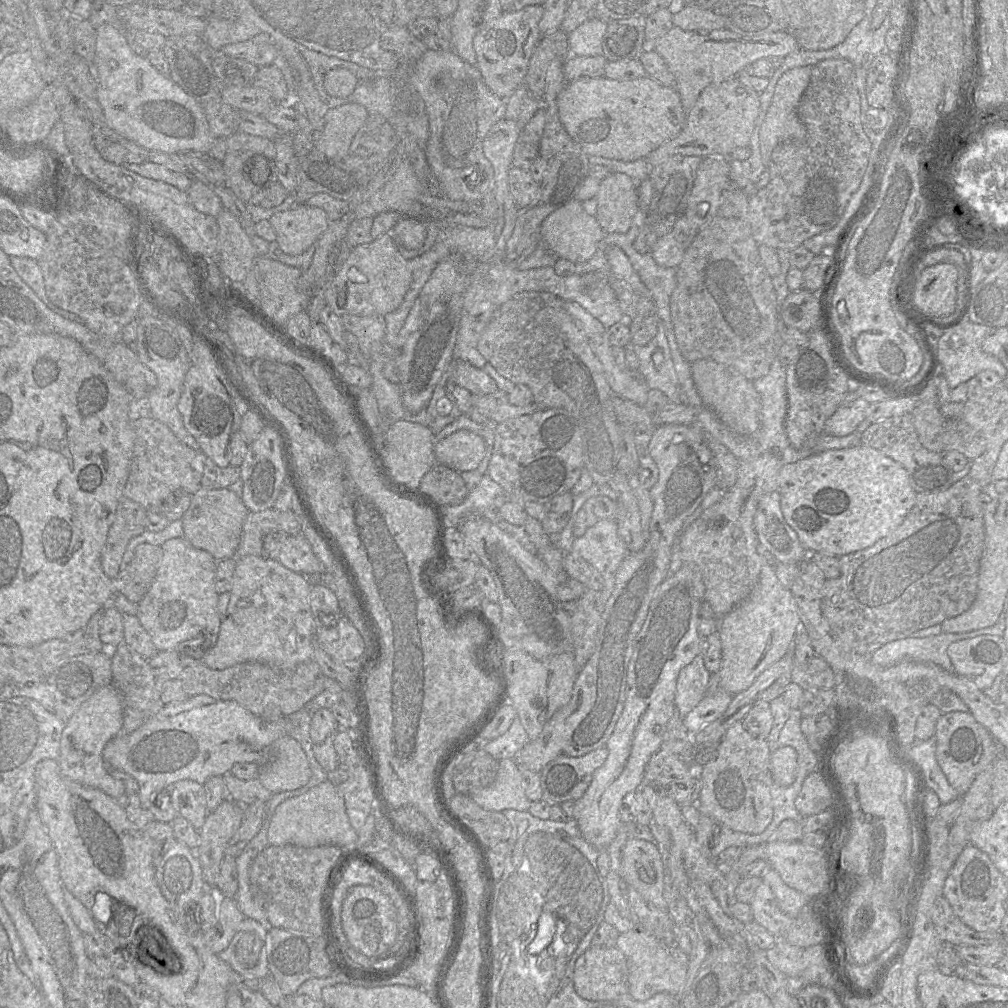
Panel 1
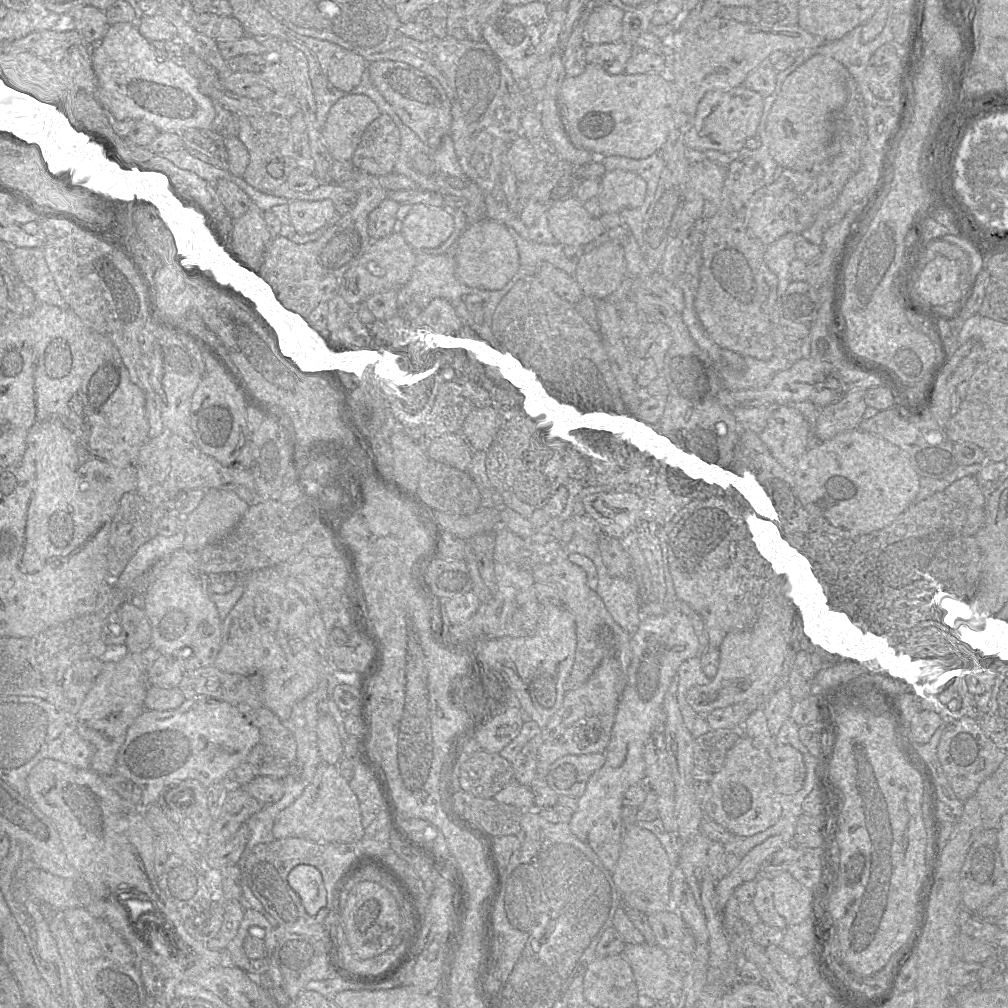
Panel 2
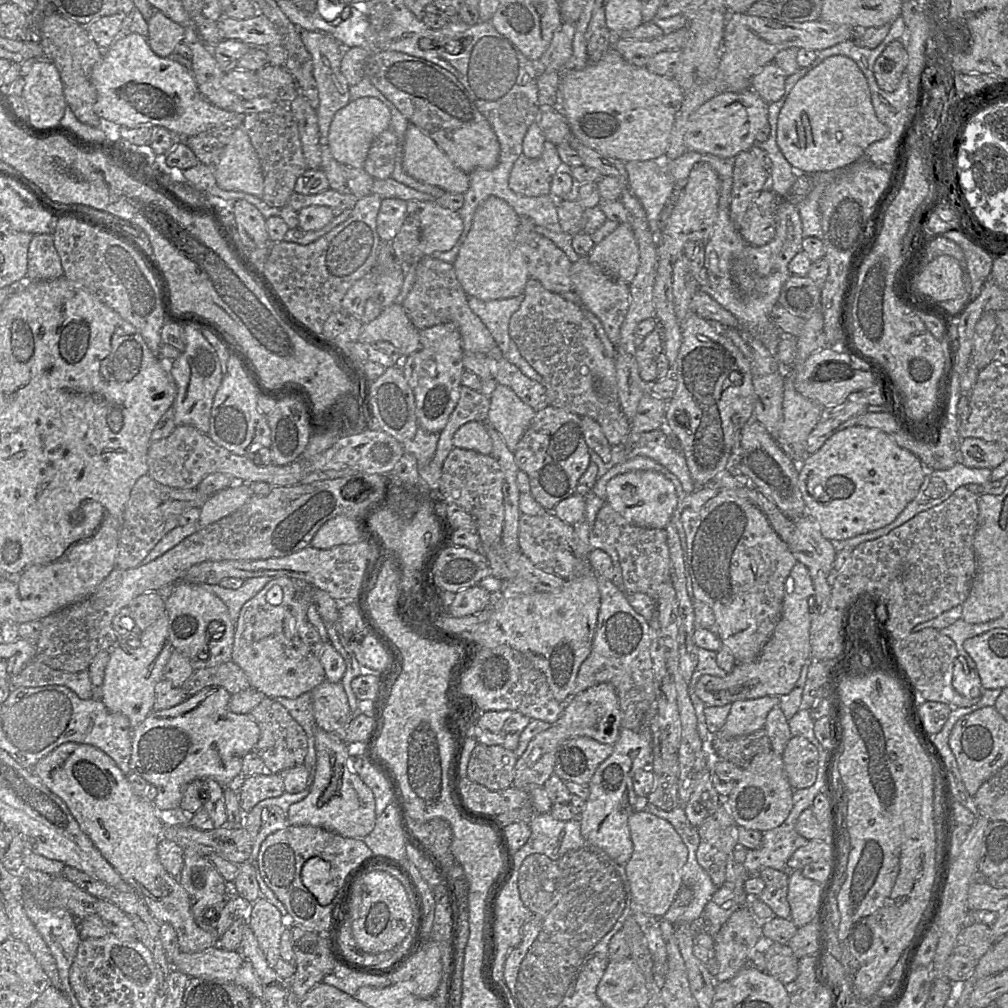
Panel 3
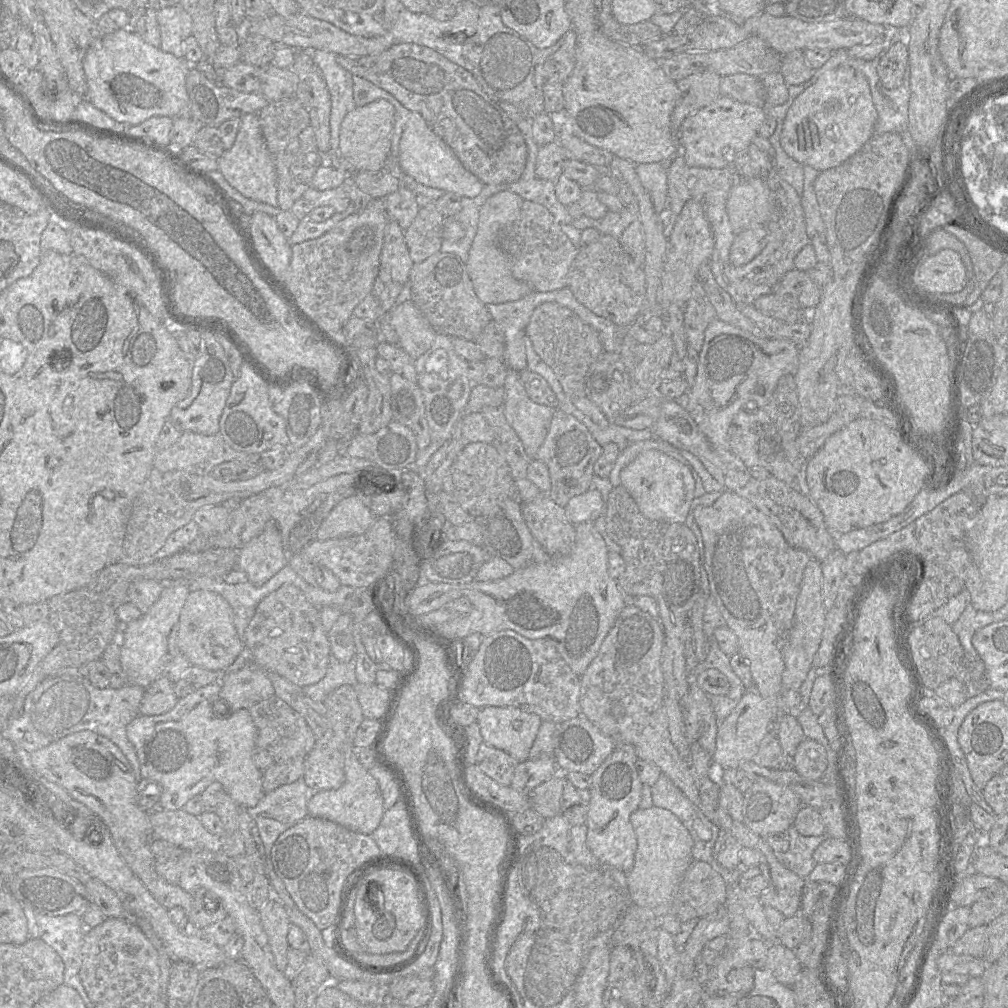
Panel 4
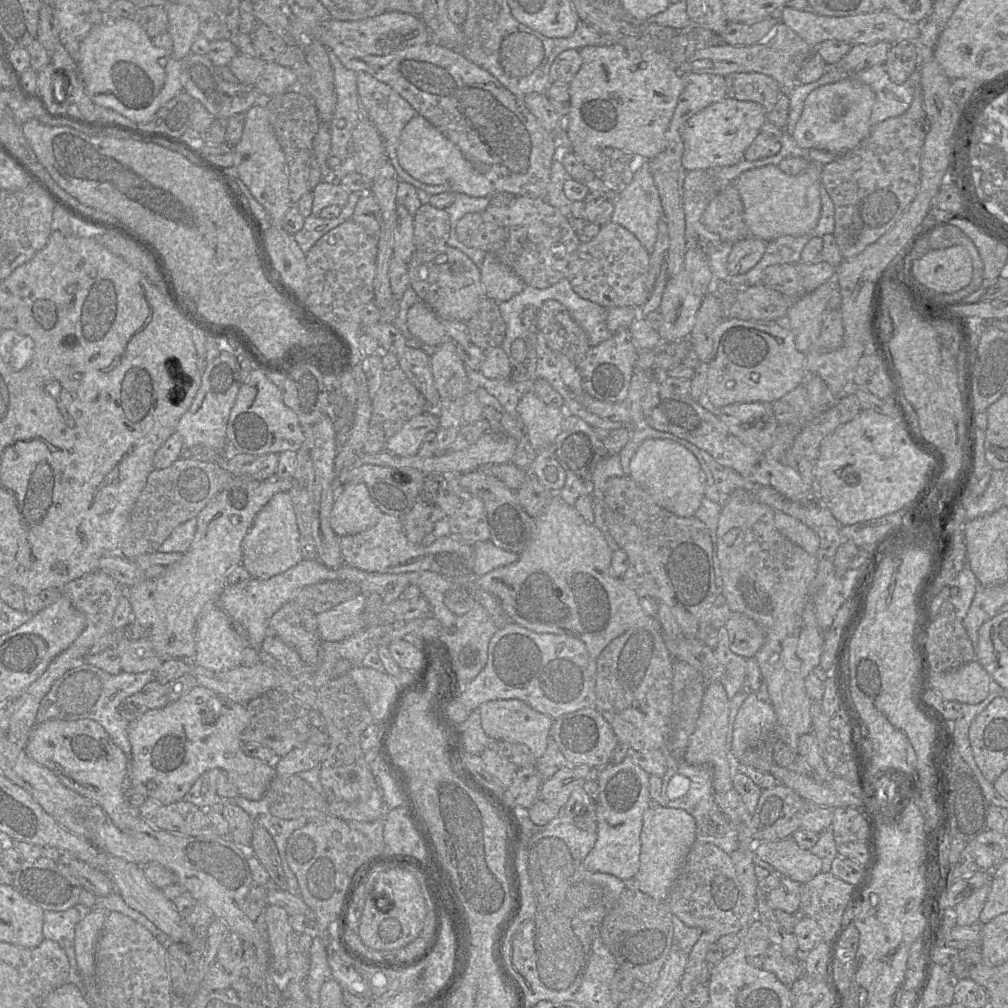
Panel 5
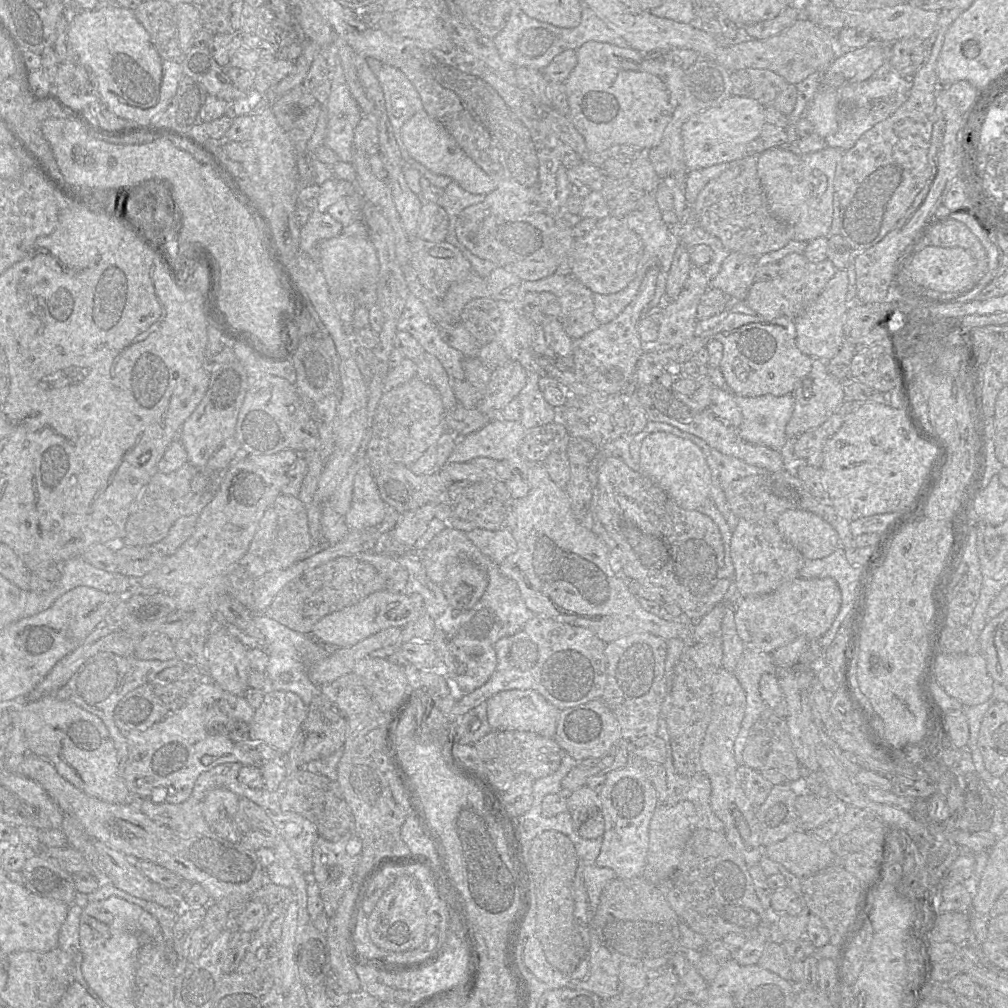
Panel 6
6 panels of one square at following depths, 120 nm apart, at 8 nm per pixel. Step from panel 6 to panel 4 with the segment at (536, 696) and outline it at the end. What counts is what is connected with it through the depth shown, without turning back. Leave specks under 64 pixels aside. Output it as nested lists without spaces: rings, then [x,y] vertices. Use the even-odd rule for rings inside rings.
[[[512,706],[480,708],[476,722],[483,742],[522,762],[529,757],[542,719]]]

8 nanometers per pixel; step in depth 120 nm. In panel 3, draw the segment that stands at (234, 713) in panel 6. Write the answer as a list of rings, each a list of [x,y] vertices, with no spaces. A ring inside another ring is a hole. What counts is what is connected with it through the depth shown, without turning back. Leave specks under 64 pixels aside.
[[[220,686],[207,687],[182,703],[169,709],[152,711],[131,731],[130,770],[157,788],[153,802],[159,814],[180,807],[185,788],[197,779],[212,778],[224,787],[234,787],[242,778],[243,758],[253,751],[260,729],[249,714],[237,714],[229,710],[231,694]]]

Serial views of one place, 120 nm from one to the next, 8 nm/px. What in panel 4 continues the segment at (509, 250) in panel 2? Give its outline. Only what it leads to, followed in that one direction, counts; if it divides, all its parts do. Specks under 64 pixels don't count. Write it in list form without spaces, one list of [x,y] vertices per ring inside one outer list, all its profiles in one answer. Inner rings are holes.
[[[501,191],[490,196],[480,208],[477,233],[465,265],[473,289],[484,305],[516,301],[533,291],[530,284],[513,276],[511,260],[498,244],[501,229],[518,219],[522,203],[518,194]]]

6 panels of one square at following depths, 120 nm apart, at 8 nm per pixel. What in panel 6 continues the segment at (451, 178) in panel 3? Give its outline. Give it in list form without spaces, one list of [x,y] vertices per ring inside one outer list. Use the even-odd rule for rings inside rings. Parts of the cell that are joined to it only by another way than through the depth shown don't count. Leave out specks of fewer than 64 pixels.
[[[425,111],[405,123],[402,141],[415,161],[434,174],[452,178],[471,194],[488,195],[498,189],[497,183],[464,152],[446,128]]]

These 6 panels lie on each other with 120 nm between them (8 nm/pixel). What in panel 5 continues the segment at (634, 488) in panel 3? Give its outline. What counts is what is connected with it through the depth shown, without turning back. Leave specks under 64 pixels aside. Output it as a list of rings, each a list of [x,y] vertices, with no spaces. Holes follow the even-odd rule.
[[[645,440],[631,459],[628,475],[656,504],[679,517],[694,516],[704,498],[706,475],[699,460],[685,446],[673,440]]]

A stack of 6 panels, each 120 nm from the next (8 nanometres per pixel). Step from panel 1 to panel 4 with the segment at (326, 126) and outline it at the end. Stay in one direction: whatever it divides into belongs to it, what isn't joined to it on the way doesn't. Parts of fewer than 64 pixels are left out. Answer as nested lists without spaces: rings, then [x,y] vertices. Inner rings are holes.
[[[379,99],[356,107],[344,117],[341,123],[338,153],[354,166],[356,172],[381,171],[389,156],[393,125],[394,108],[386,100]]]

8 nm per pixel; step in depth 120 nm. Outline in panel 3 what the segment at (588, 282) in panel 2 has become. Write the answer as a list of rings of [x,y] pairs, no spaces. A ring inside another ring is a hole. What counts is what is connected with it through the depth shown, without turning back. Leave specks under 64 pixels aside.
[[[631,223],[619,225],[613,233],[594,246],[588,258],[612,277],[630,284],[635,279],[640,265],[639,245]]]

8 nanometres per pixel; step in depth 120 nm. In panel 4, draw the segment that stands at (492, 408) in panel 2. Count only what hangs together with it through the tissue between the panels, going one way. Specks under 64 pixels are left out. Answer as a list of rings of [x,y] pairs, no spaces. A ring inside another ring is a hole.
[[[507,371],[503,388],[505,390],[502,411],[509,425],[520,438],[525,452],[533,458],[547,435],[554,409],[533,402],[519,373]]]

